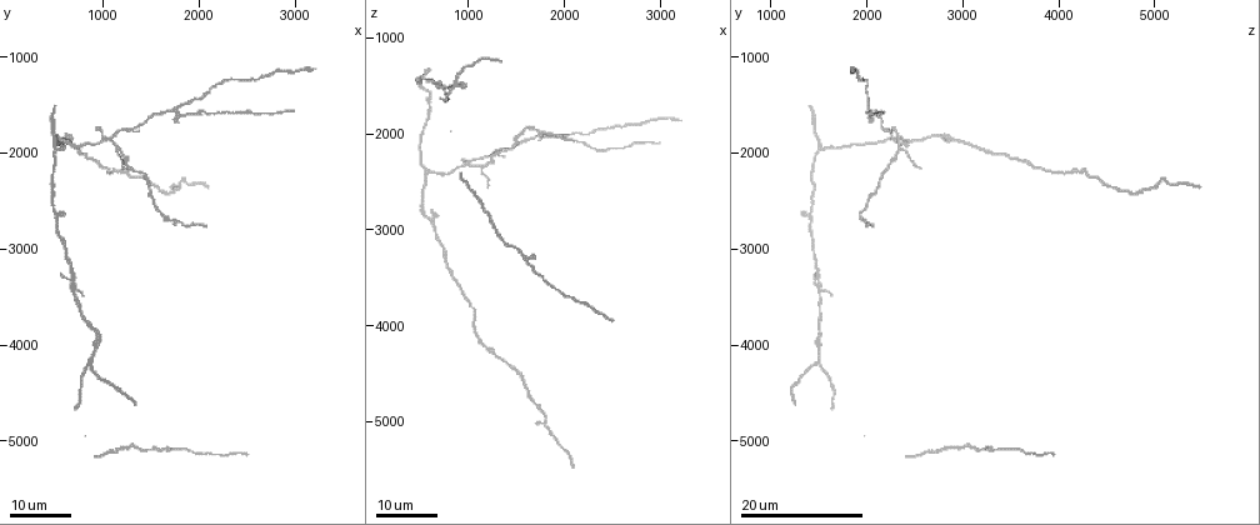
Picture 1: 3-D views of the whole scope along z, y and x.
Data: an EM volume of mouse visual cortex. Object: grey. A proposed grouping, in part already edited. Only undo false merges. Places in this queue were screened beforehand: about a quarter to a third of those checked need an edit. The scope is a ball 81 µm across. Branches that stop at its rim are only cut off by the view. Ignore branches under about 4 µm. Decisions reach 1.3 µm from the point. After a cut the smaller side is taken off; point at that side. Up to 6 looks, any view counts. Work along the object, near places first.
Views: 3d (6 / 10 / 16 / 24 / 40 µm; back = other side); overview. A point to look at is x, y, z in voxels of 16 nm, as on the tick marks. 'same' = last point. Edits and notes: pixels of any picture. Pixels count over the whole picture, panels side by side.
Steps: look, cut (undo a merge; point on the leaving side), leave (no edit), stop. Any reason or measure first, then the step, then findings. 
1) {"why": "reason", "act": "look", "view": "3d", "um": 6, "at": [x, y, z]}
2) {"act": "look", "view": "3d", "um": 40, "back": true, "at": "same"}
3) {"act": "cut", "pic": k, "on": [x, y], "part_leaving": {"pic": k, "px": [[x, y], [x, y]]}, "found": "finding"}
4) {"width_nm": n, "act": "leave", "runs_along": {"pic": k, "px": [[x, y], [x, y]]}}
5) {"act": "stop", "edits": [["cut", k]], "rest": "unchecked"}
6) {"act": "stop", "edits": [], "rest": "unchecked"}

{"why": "four-way junction", "act": "look", "view": "3d", "um": 16, "at": [1000, 1840, 2340]}

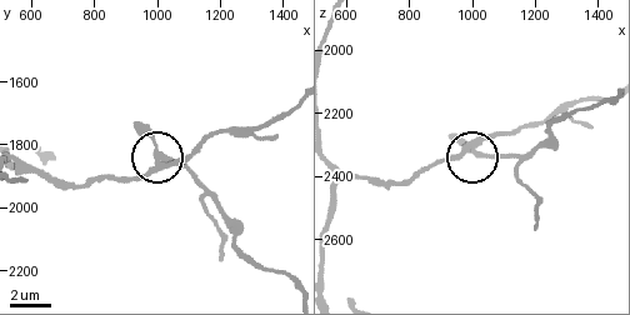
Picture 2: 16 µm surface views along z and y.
{"act": "look", "view": "3d", "um": 6, "at": [1010, 1850, 2310]}

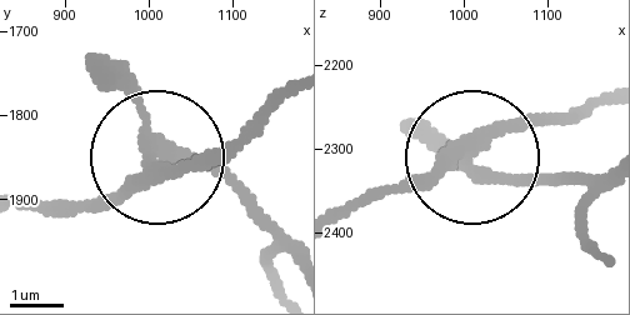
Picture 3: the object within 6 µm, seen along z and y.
{"arms": 4, "act": "cut", "pic": 3, "on": [234, 189], "part_leaving": {"pic": 3, "px": [[476, 173], [606, 168]]}, "found": "two cells meet here"}

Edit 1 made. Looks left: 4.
{"why": "a fork", "act": "look", "view": "3d", "um": 16, "at": [1780, 1580, 2000]}

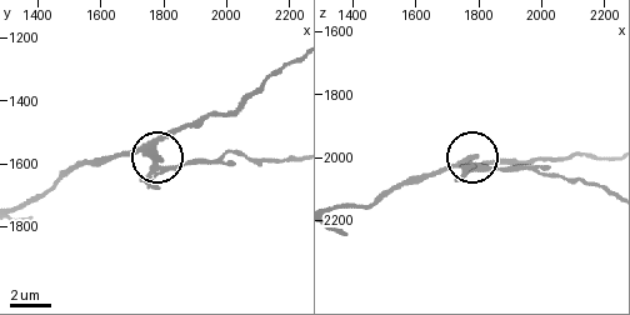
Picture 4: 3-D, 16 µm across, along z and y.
{"act": "look", "view": "3d", "um": 6, "at": [1760, 1560, 2020]}

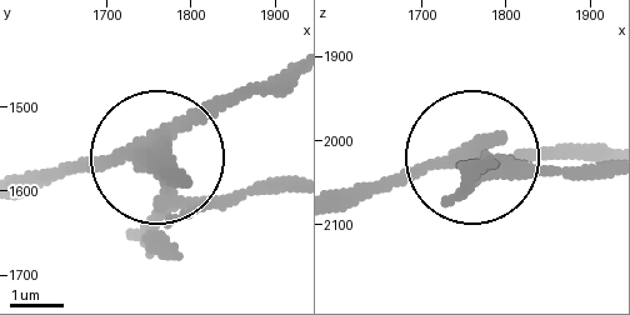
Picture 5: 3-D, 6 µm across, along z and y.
{"width_nm": 310, "act": "cut", "pic": 5, "on": [149, 258], "found": "two cells meet here"}

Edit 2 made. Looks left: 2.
{"why": "branch point", "act": "look", "view": "3d", "um": 16, "at": [620, 1860, 2380]}

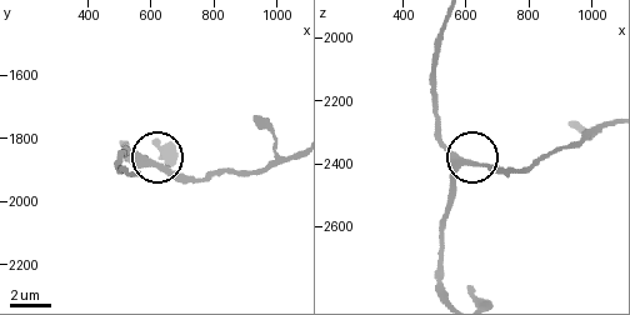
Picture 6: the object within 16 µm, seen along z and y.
{"why": "zoom in", "act": "look", "view": "3d", "um": 6, "at": [590, 1890, 2390]}

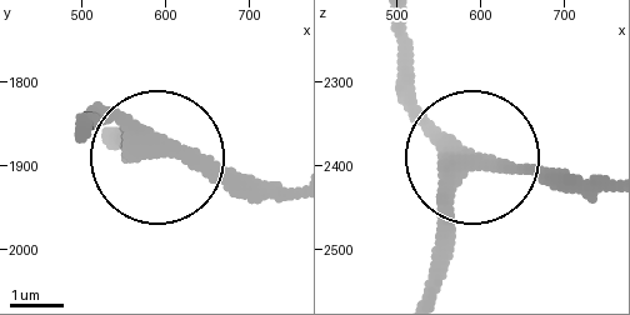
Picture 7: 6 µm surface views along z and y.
{"width_nm": 320, "act": "leave", "found": "continuous, no second cell"}

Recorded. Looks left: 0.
{"act": "stop", "edits": [["cut", 3], ["cut", 5]], "rest": "unchecked"}

